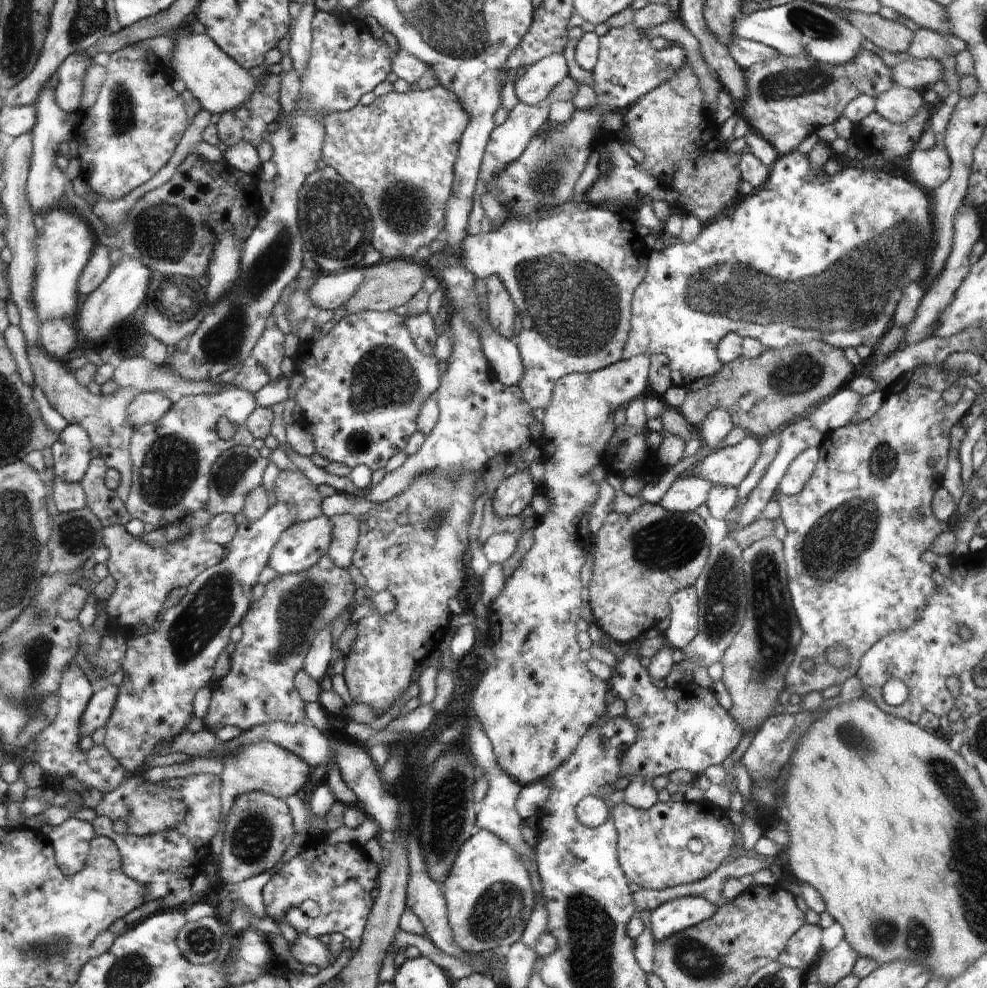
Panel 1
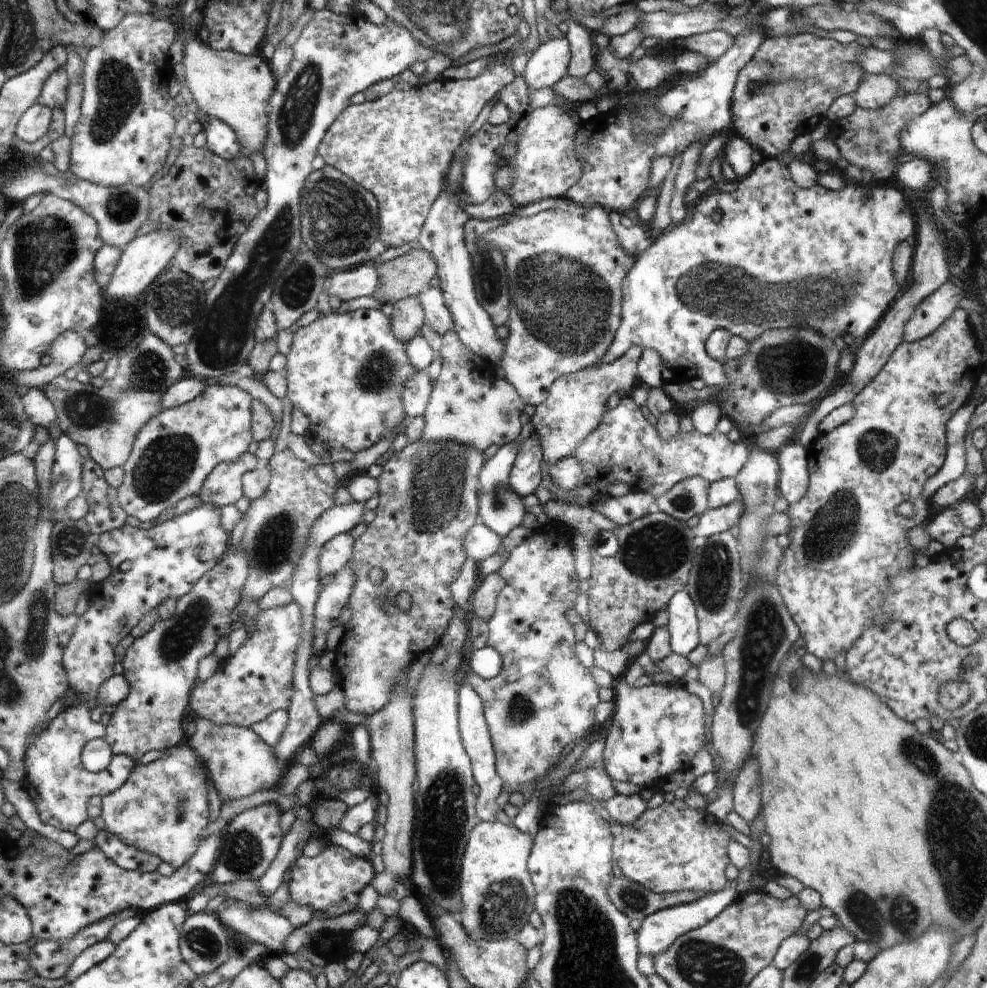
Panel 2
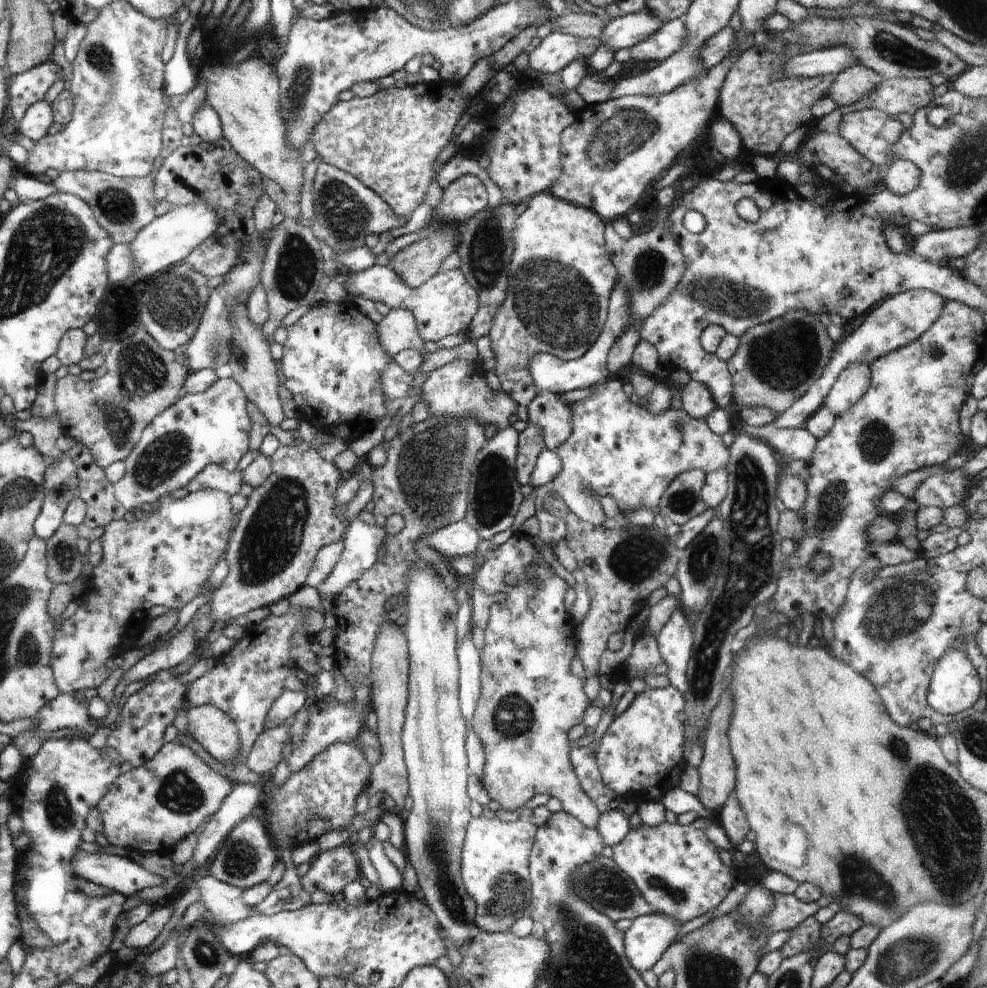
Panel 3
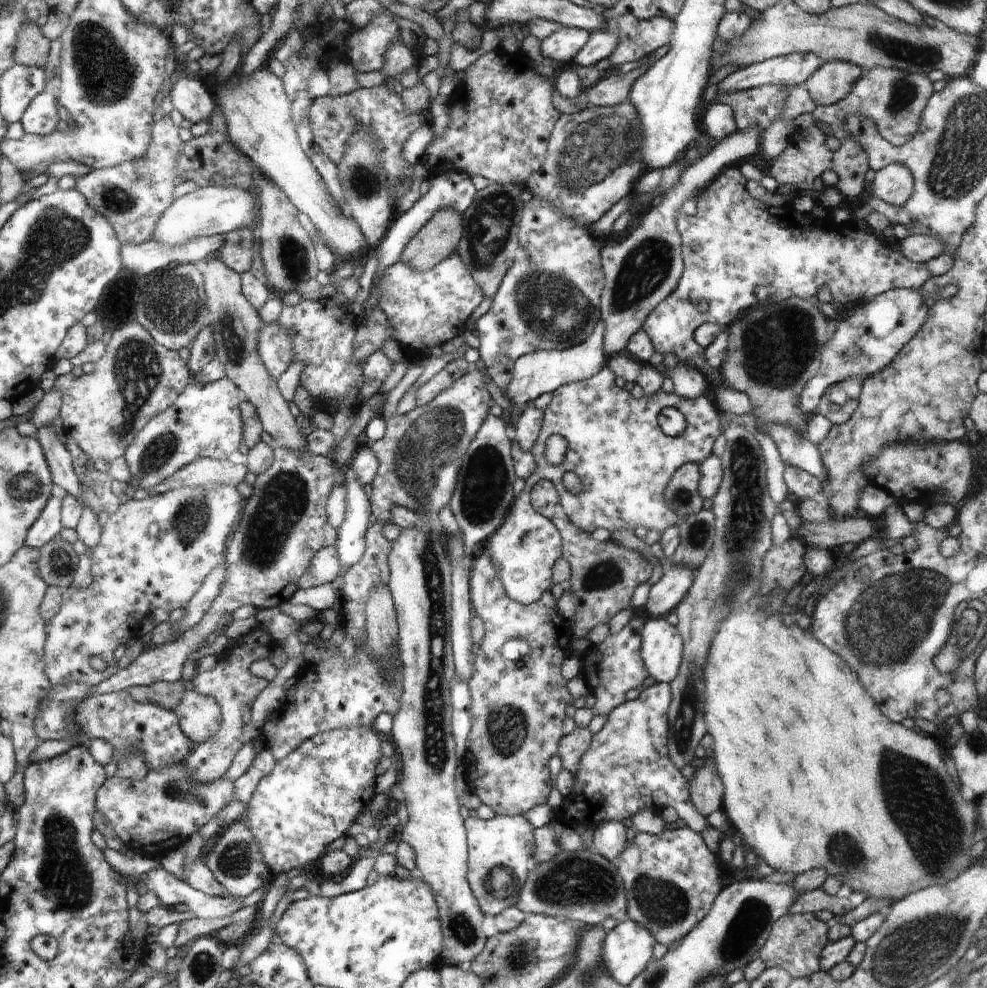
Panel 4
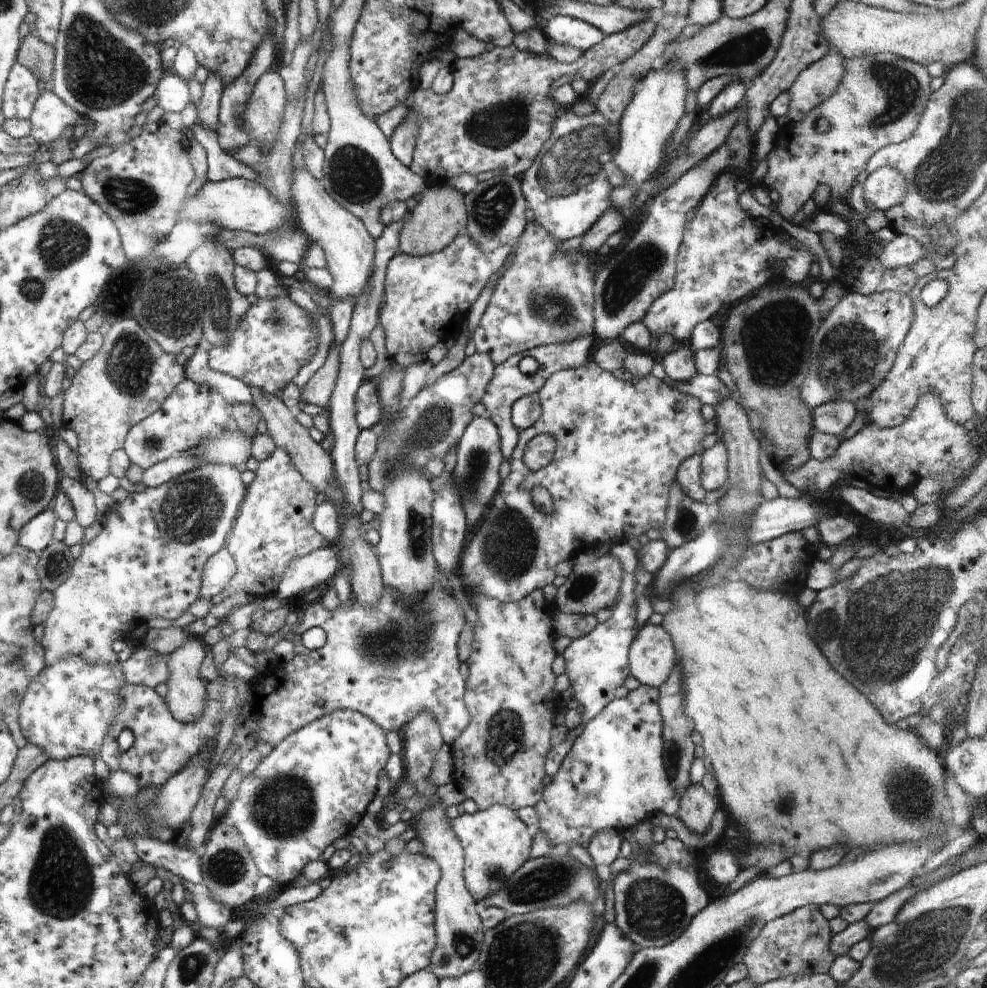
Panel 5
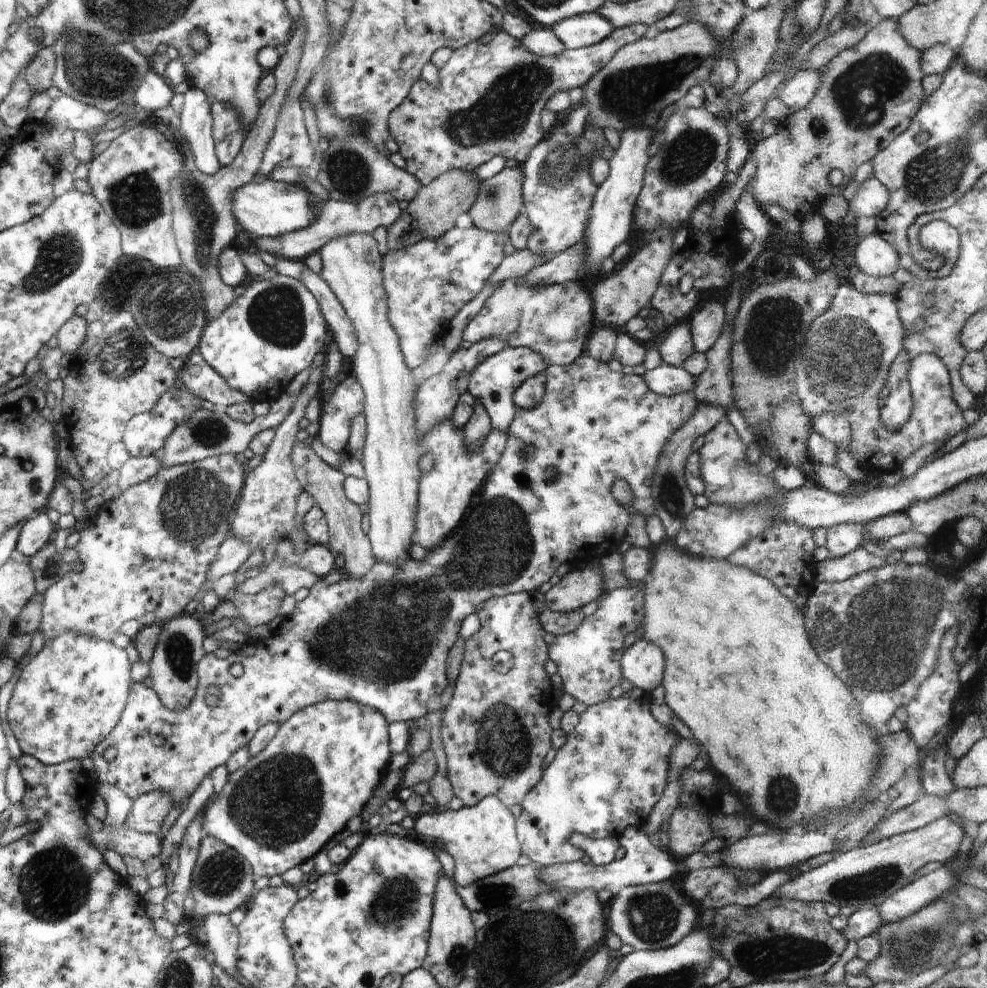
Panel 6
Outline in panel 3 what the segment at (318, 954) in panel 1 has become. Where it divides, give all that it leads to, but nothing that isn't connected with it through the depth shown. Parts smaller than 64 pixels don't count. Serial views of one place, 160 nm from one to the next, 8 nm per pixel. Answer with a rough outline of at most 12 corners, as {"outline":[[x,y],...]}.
{"outline":[[211,875],[196,885],[217,926],[252,915],[238,890]]}

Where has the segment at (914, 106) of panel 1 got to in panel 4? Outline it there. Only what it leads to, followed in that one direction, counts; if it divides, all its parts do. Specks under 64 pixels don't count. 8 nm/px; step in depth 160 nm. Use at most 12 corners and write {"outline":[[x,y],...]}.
{"outline":[[825,62],[804,82],[817,106],[852,90],[863,69]]}

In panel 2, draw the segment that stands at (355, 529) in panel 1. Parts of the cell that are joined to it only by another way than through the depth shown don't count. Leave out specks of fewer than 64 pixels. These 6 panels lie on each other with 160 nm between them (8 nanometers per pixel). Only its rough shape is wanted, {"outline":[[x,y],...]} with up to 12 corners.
{"outline":[[348,533],[331,538],[319,554],[319,578],[342,571],[353,555]]}

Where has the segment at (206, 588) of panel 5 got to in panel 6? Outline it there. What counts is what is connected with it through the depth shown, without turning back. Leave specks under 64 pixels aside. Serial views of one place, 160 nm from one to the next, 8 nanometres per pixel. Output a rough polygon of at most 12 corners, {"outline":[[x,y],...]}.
{"outline":[[228,536],[207,580],[233,574],[250,558],[248,545]]}

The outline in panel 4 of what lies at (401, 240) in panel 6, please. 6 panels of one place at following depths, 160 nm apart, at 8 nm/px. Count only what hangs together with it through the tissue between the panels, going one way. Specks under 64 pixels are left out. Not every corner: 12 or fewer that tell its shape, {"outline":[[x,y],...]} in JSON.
{"outline":[[436,213],[401,252],[419,273],[457,250],[463,218]]}

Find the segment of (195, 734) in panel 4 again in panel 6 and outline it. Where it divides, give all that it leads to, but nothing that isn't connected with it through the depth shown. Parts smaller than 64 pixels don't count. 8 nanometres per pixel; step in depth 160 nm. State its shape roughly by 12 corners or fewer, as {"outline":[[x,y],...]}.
{"outline":[[195,616],[162,625],[149,676],[182,711],[195,698],[207,637]]}

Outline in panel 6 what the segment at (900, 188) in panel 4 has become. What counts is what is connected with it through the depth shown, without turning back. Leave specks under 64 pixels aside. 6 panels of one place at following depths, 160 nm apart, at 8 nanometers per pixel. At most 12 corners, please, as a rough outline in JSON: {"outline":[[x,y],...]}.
{"outline":[[876,177],[849,201],[851,217],[878,216],[889,192]]}

